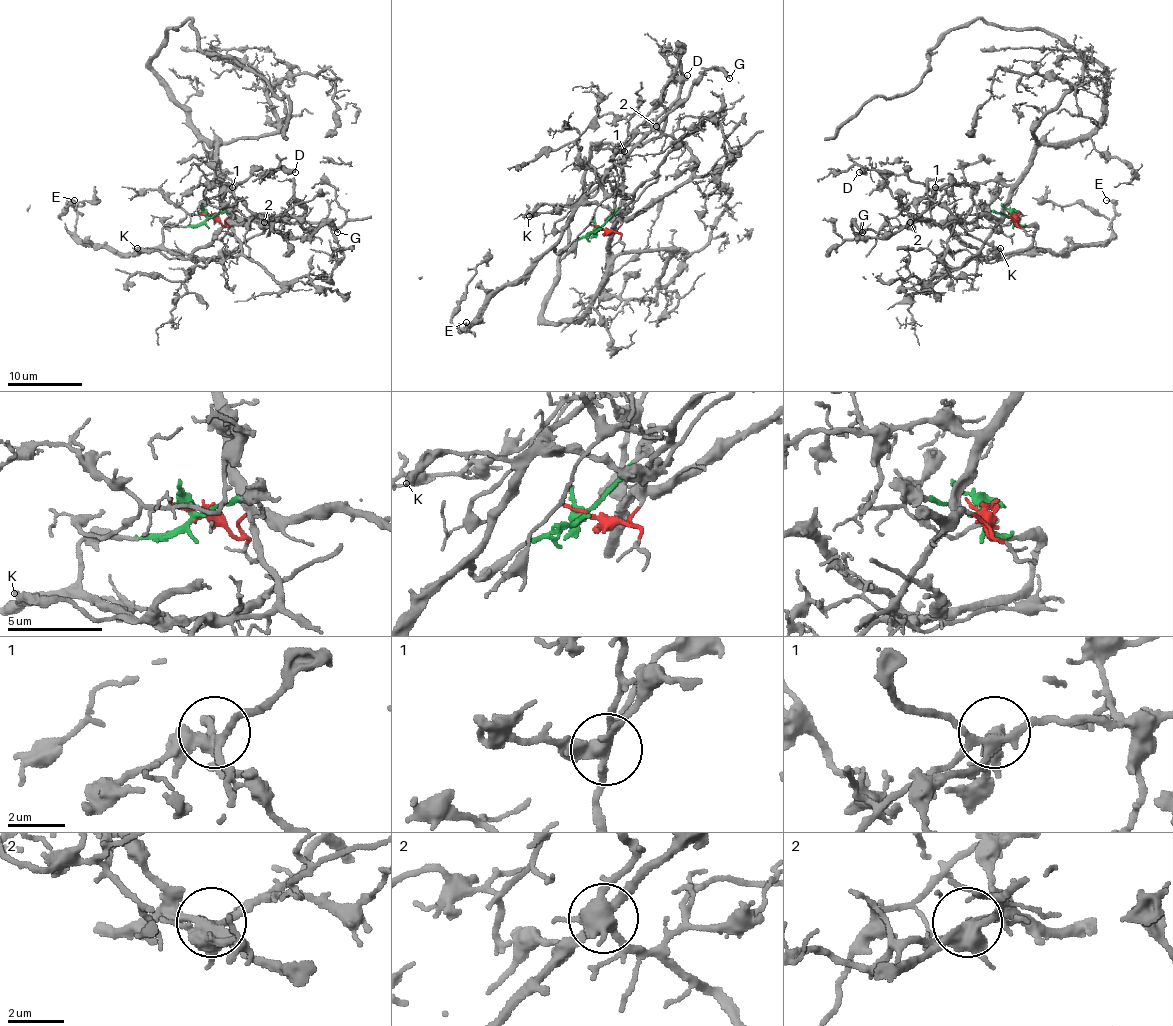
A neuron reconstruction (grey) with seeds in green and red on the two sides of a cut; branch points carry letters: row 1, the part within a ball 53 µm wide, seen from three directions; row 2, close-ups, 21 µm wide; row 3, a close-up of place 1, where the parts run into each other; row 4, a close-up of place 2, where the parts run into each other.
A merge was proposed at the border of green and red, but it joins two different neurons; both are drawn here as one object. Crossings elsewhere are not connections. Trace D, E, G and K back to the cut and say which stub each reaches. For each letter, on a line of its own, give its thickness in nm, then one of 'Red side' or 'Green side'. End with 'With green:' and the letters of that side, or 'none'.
D: Thickness 500 nm. Red side
E: Thickness 180 nm. Green side
G: Thickness 240 nm. Green side
K: Thickness 320 nm. Green side
With green: E, G, K

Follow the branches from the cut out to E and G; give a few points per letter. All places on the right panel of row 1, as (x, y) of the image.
E: (1012, 217), (1036, 227), (1034, 246), (1068, 253), (1111, 234), (1115, 206), (1106, 200)
G: (1012, 217), (1036, 227), (1034, 240), (987, 259), (925, 221), (880, 238), (859, 238), (852, 223), (861, 232)

